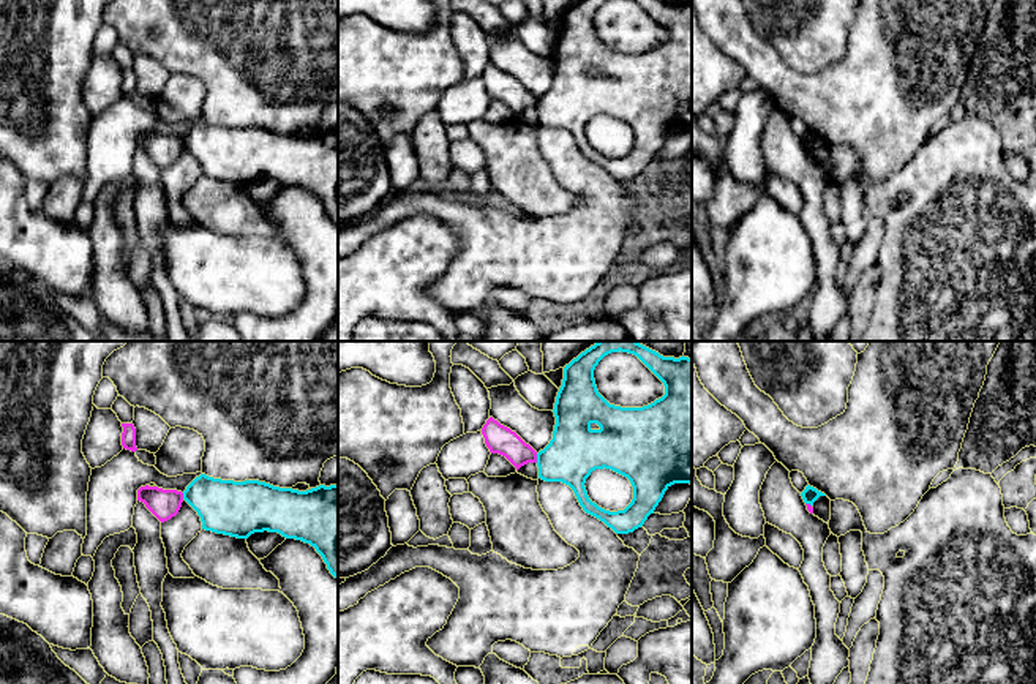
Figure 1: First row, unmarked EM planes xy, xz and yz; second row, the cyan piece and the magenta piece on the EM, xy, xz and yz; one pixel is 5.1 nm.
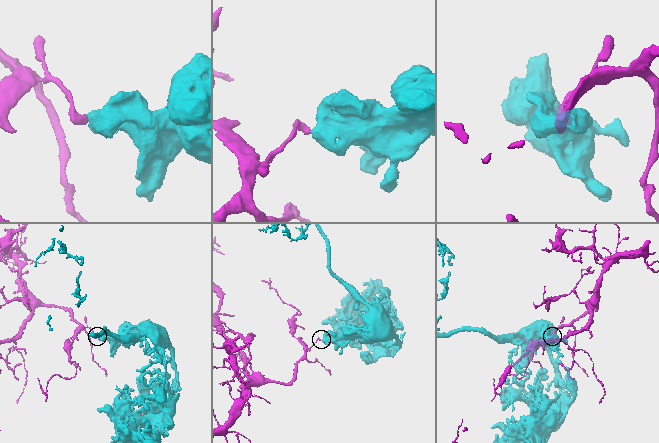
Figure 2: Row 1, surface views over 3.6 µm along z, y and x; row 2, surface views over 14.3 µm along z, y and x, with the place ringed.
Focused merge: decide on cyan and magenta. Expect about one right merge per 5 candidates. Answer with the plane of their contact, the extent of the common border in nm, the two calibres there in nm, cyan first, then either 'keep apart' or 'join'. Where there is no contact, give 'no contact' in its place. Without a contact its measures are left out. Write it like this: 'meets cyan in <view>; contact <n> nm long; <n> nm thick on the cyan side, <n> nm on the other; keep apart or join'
meets cyan in xz; contact 50 nm long; 280 nm thick on the cyan side, 140 nm on the other; keep apart

